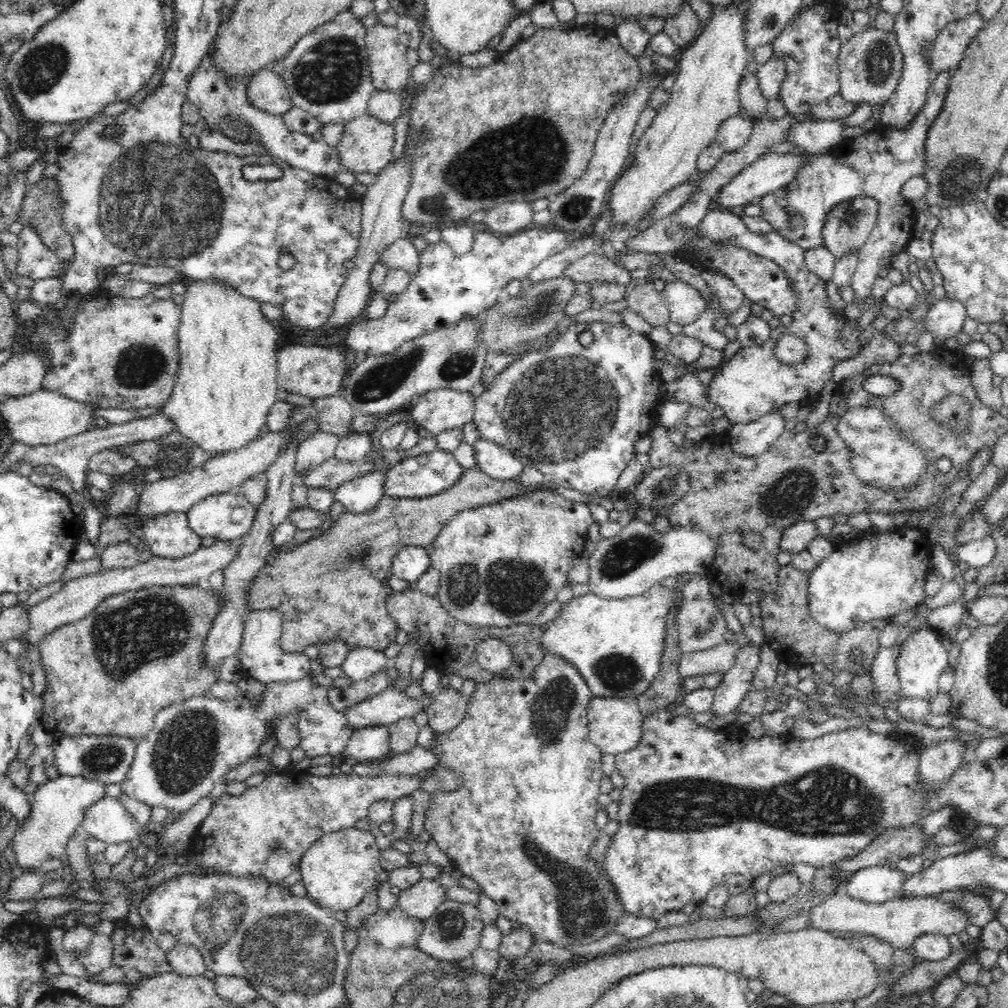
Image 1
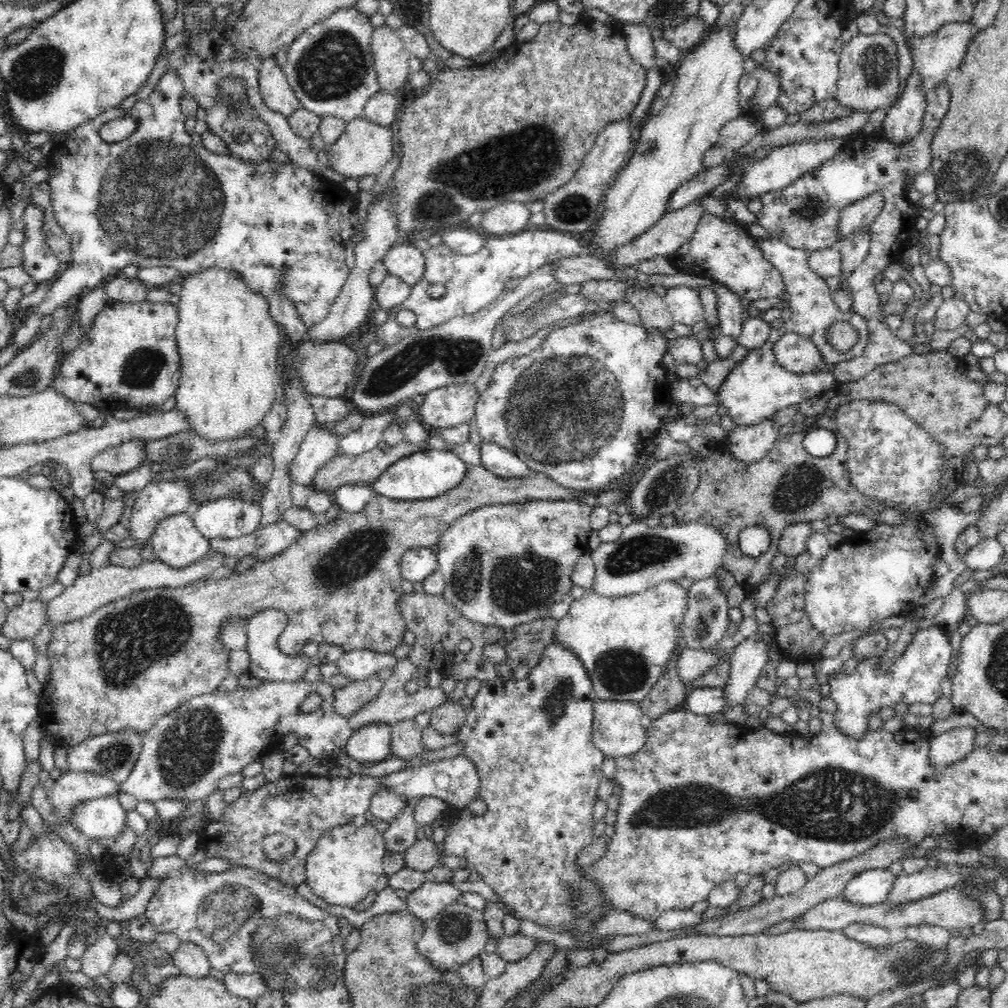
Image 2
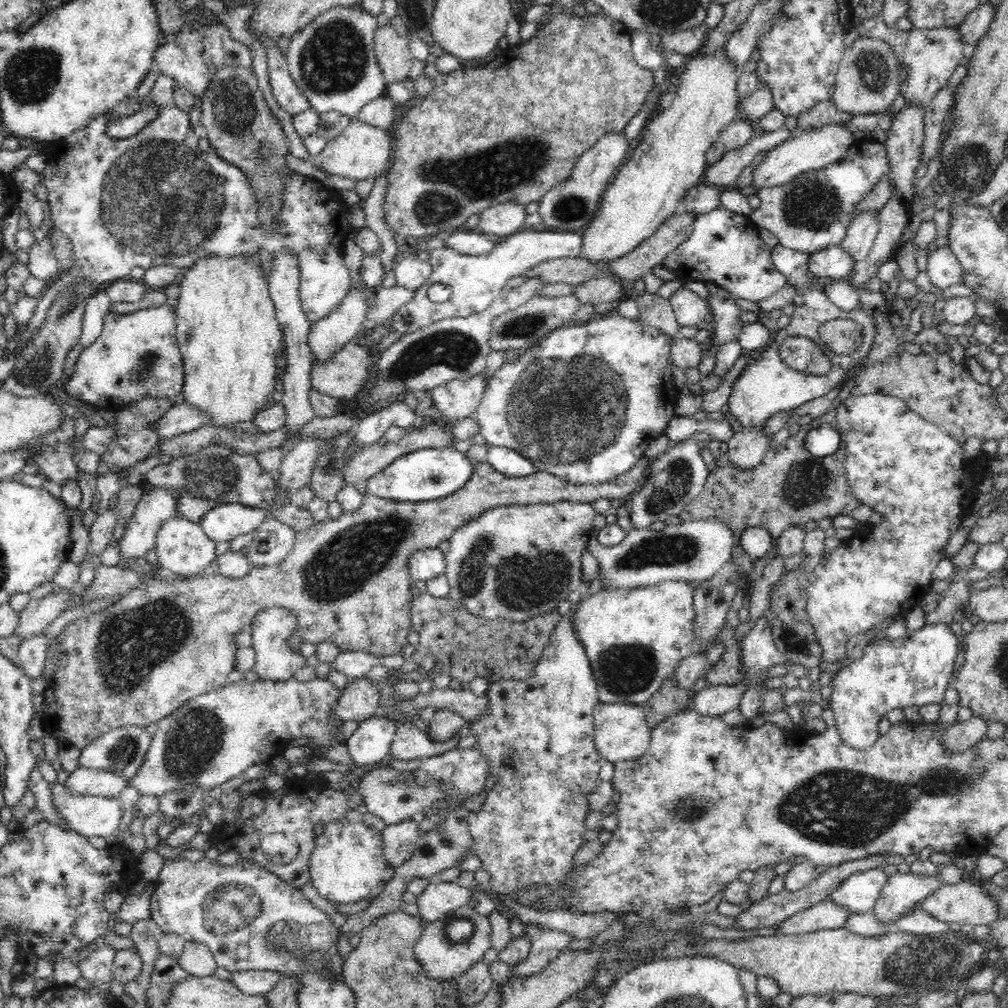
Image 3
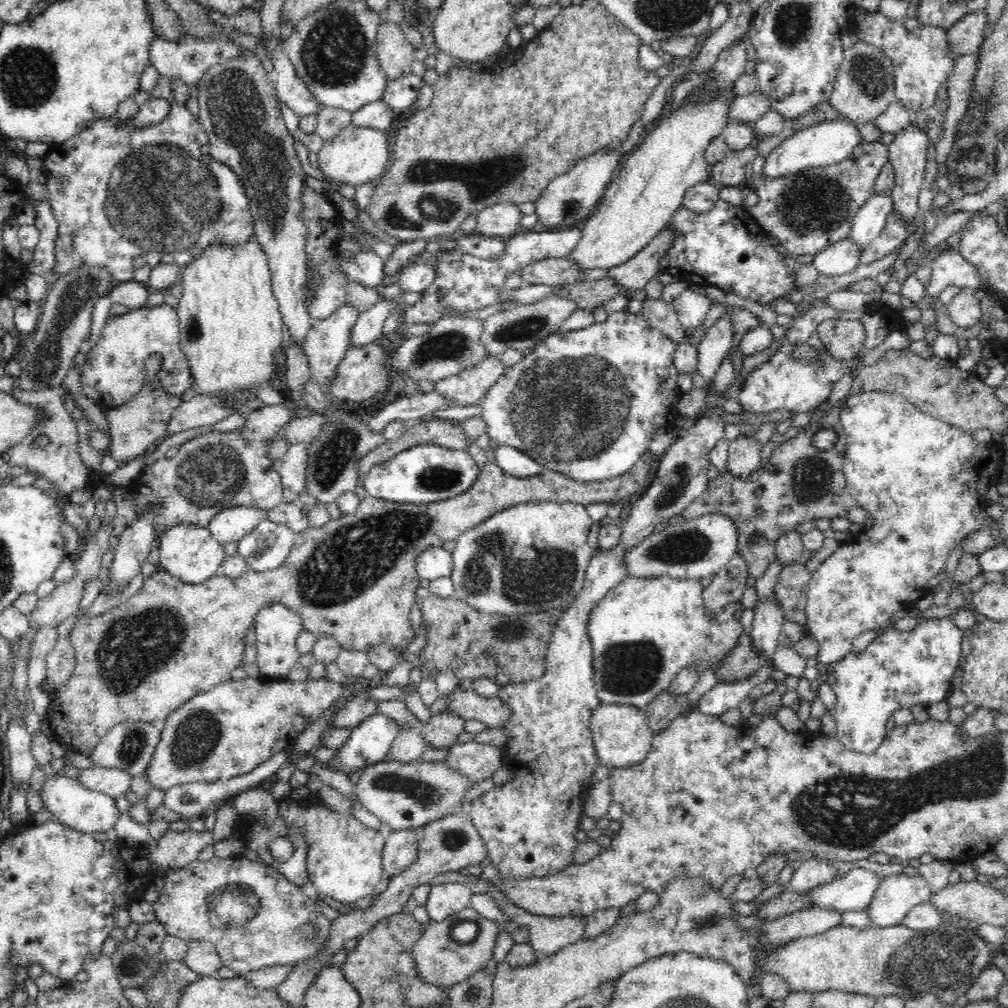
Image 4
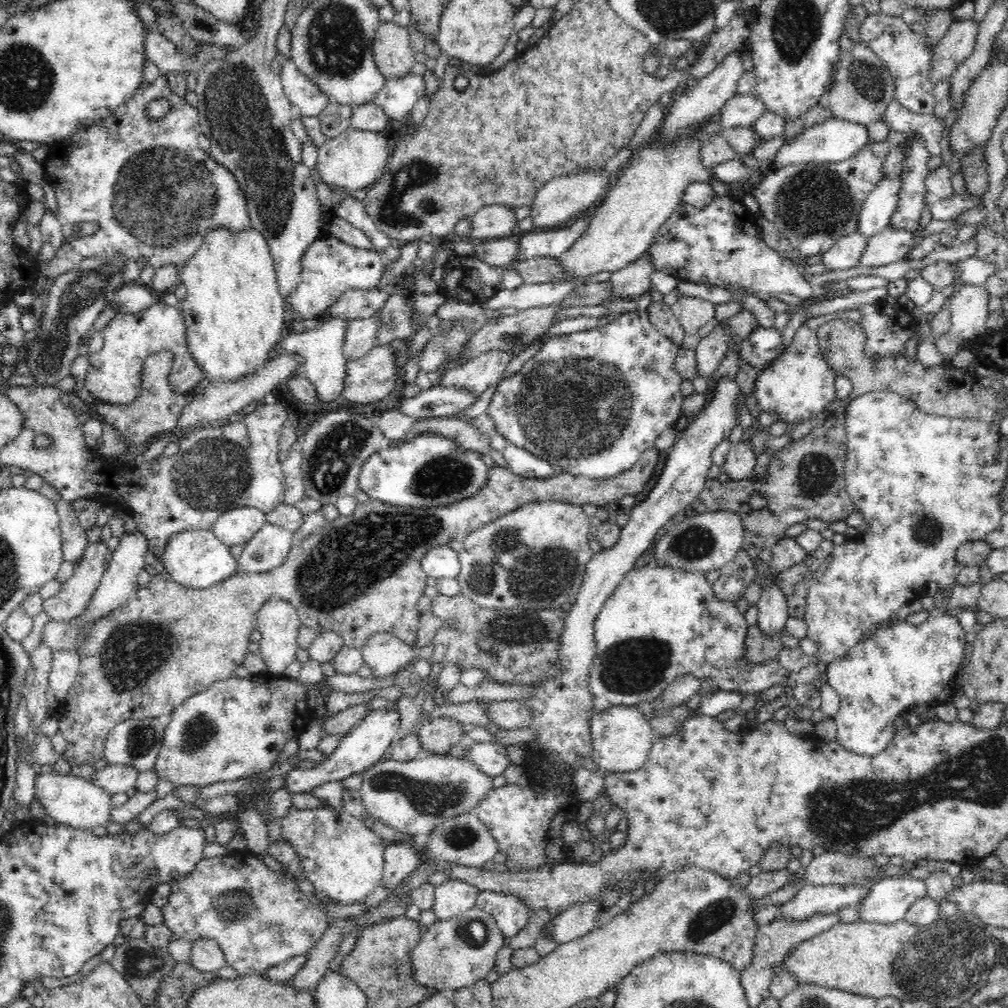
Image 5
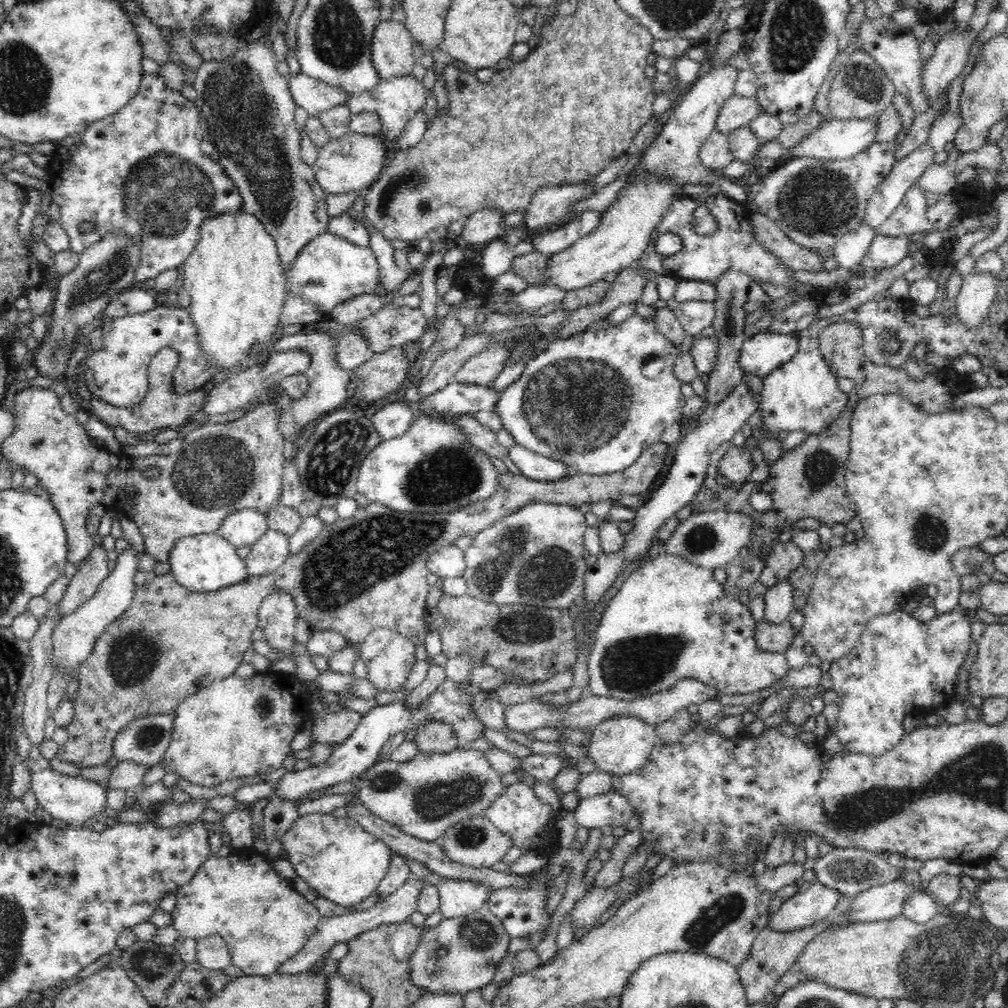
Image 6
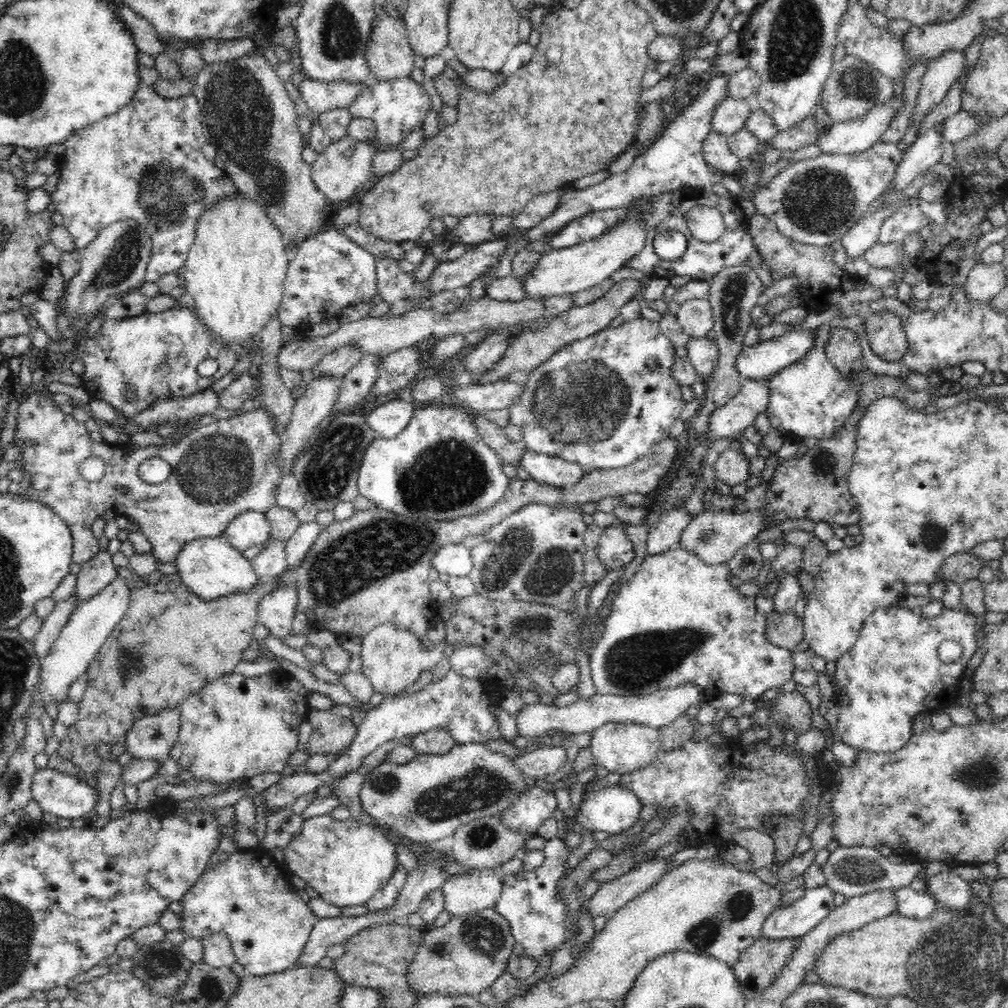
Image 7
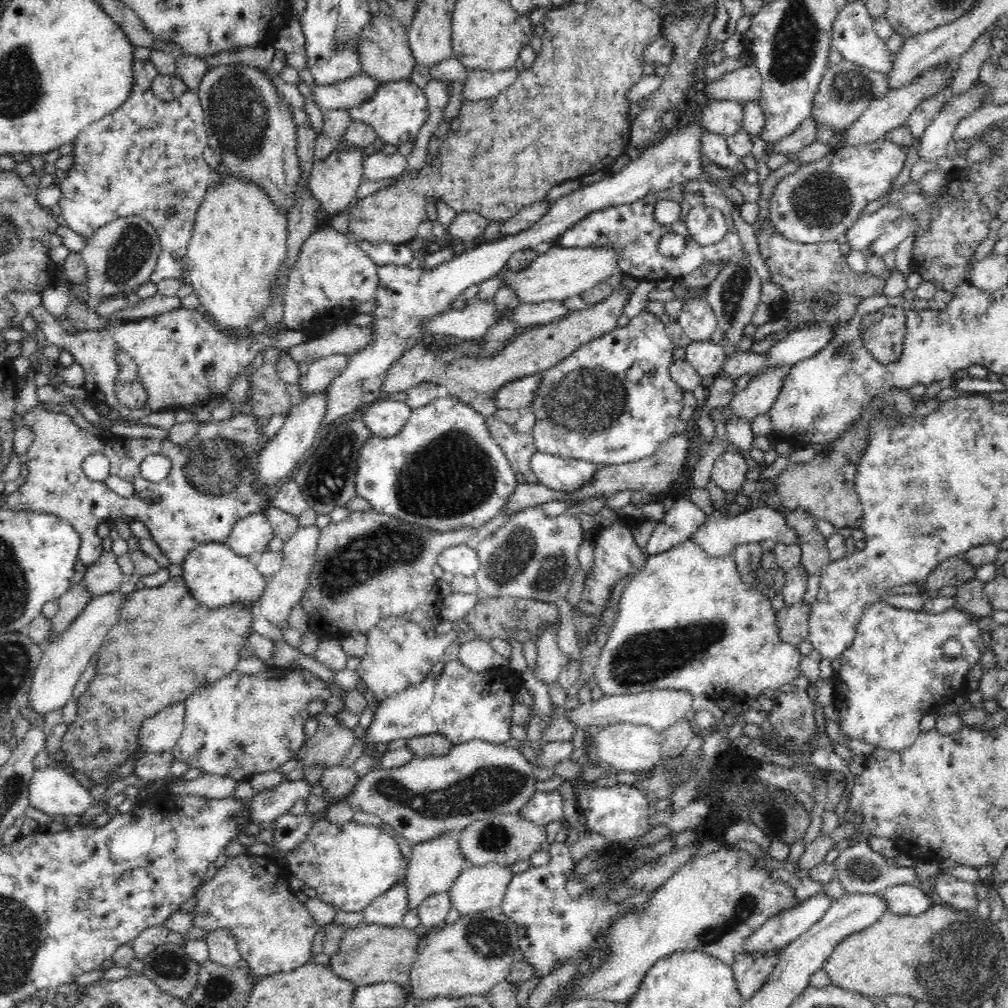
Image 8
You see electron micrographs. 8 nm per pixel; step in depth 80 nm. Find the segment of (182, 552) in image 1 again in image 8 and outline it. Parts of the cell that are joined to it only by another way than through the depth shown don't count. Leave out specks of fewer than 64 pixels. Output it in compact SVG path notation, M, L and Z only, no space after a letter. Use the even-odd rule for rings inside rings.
M209 542L195 546L195 549L186 555L181 566L186 588L198 603L210 609L245 603L256 611L268 584L268 578L257 569L255 560L236 554L225 542Z

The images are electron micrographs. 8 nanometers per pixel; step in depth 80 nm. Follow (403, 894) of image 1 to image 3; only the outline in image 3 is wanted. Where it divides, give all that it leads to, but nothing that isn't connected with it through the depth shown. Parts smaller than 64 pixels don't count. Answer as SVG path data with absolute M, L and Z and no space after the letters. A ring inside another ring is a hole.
M430 881L415 903L422 921L427 923L466 905L471 894L472 890L457 885L455 881Z

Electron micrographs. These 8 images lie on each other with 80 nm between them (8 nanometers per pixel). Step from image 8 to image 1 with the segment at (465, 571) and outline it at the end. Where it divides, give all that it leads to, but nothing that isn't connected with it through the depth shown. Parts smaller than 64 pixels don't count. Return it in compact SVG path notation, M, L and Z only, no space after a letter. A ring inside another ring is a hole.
M407 546L401 548L396 556L393 556L391 573L409 583L418 580L431 565L429 555L424 547Z

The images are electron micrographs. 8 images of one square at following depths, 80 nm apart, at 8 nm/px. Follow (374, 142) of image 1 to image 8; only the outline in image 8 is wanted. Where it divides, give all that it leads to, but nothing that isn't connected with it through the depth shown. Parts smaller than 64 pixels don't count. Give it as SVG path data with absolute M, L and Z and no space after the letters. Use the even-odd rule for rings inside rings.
M339 140L338 146L330 152L326 160L315 160L310 179L310 190L320 203L320 208L323 208L324 214L340 214L354 204L358 187L364 181L365 158L362 148Z

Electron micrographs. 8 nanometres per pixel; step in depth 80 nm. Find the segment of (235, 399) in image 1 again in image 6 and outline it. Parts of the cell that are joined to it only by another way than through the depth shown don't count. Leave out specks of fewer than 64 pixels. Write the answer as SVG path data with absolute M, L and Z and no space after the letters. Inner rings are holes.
M243 208L238 214L222 214L204 220L200 226L200 241L194 253L180 266L180 272L184 276L182 290L191 296L187 309L196 327L199 347L208 362L219 368L218 372L238 370L242 360L248 358L256 344L265 344L263 351L255 357L256 362L262 361L268 340L281 328L280 314L285 302L287 282L286 273L280 264L276 238L266 232L260 220Z

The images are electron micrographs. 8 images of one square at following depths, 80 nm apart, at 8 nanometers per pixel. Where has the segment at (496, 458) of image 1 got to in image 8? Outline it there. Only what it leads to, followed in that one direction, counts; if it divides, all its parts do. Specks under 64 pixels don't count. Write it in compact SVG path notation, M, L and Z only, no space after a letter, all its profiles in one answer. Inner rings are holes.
M536 451L536 454L530 459L531 471L536 474L538 483L542 483L548 488L552 488L557 491L575 491L583 484L586 484L595 472L600 468L600 463L592 463L586 460L570 460L568 458L562 458L558 455L551 455L544 452Z

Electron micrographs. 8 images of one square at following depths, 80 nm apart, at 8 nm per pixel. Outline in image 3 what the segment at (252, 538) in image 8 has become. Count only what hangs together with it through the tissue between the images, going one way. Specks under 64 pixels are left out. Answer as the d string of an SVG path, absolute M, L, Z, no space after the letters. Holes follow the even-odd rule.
M224 503L210 509L199 525L214 541L231 541L237 536L256 531L269 517L268 511L240 503Z

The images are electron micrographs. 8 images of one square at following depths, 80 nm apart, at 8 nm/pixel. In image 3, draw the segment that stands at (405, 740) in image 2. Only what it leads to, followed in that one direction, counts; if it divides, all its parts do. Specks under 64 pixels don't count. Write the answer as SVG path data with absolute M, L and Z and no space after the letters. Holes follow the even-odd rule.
M397 722L394 741L389 759L419 760L444 754L452 750L457 741L453 738L441 743L433 742L425 732L412 722Z

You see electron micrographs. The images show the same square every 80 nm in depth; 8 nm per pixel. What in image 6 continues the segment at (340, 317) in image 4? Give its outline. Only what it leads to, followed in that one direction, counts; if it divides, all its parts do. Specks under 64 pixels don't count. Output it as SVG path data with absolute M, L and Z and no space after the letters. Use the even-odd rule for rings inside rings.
M314 330L309 333L298 332L292 335L282 335L282 338L272 345L272 351L305 350L311 358L309 367L304 372L309 382L307 394L302 399L293 400L296 435L298 436L300 436L302 428L313 426L314 420L339 410L347 400L347 387L351 380L351 372L344 370L336 361L338 344L339 338L336 332L328 331L324 333Z

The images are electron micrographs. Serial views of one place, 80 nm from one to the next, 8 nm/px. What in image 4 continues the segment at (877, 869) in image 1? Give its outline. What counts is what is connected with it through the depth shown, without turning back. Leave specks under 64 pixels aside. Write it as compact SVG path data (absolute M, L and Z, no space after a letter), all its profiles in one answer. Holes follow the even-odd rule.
M854 868L843 877L810 889L810 900L804 908L818 905L841 913L866 911L881 880L872 870Z

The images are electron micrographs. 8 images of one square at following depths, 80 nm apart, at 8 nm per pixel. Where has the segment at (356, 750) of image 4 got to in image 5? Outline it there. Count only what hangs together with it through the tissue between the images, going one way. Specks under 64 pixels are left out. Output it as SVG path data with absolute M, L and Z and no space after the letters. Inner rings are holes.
M388 709L371 710L368 716L344 736L336 750L330 754L326 760L318 763L317 767L312 769L301 769L296 767L292 769L286 776L284 787L292 793L311 792L313 788L326 782L334 782L336 780L342 781L352 774L358 774L365 771L367 768L378 764L384 760L390 744L393 742L393 737L396 735L400 728L401 720L400 713Z

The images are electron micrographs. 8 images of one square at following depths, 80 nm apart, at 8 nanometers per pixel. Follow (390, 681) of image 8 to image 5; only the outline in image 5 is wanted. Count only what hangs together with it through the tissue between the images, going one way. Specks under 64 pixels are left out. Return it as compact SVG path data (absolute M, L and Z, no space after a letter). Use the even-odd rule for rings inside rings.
M377 633L371 640L368 640L363 650L363 660L366 666L371 669L372 676L384 678L398 674L415 658L413 645L402 643L400 639L392 637L388 633Z

